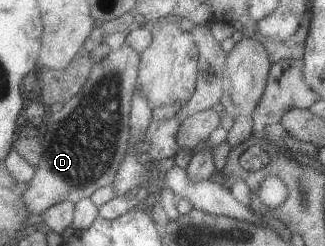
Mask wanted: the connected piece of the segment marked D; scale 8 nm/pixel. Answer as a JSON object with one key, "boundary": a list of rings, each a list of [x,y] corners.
{"boundary":[[[123,43],[116,51],[110,49],[102,65],[99,62],[93,63],[92,71],[80,91],[65,101],[58,112],[47,113],[46,130],[38,136],[43,149],[41,158],[34,177],[28,182],[28,187],[23,193],[23,202],[29,213],[41,214],[51,205],[60,202],[75,204],[82,197],[88,197],[96,189],[111,183],[129,138],[129,111],[134,90],[137,89],[138,68],[139,54],[131,46]]]}

